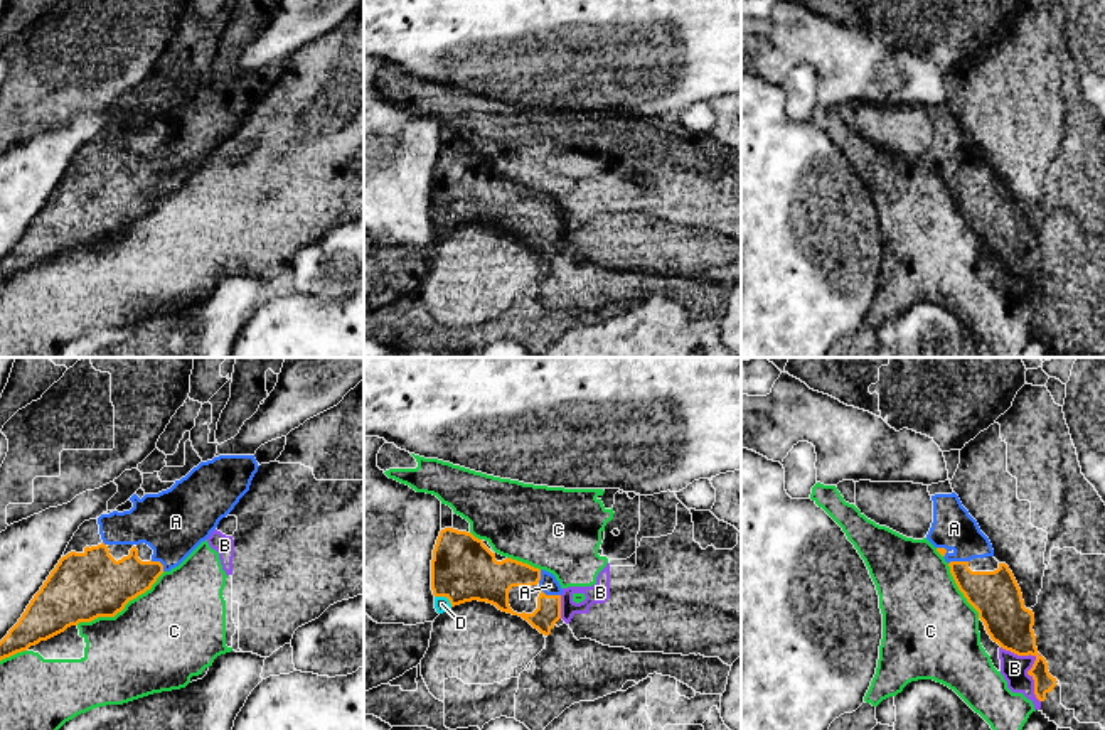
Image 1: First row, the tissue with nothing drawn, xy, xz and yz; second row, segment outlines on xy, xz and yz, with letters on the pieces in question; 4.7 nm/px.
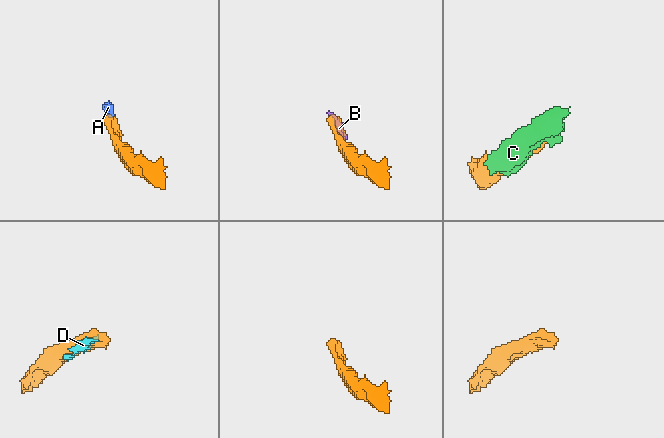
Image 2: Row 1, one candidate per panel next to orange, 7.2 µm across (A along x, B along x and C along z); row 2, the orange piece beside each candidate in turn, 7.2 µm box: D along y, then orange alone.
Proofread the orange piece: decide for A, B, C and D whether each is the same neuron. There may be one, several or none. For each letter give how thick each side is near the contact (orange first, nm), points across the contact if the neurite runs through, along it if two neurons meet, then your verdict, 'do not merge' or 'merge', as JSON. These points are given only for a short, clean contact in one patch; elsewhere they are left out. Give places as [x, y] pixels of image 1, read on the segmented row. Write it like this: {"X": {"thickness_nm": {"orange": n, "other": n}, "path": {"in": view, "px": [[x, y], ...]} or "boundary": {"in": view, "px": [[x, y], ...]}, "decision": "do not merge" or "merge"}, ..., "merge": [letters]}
{"A": {"thickness_nm": {"orange": 140, "other": 90}, "decision": "merge"}, "B": {"thickness_nm": {"orange": 220, "other": 130}, "decision": "do not merge"}, "C": {"thickness_nm": {"orange": 320, "other": 460}, "decision": "do not merge"}, "D": {"thickness_nm": {"orange": 300, "other": 80}, "decision": "merge"}, "merge": ["A", "D"]}

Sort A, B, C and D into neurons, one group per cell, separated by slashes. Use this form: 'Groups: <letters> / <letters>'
Groups: A D / B C

